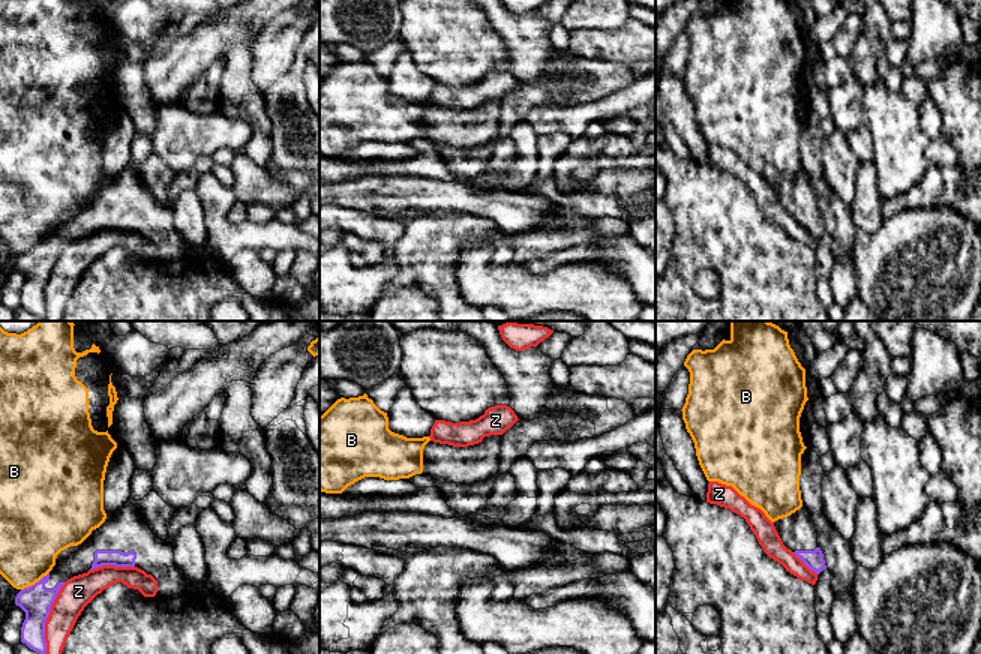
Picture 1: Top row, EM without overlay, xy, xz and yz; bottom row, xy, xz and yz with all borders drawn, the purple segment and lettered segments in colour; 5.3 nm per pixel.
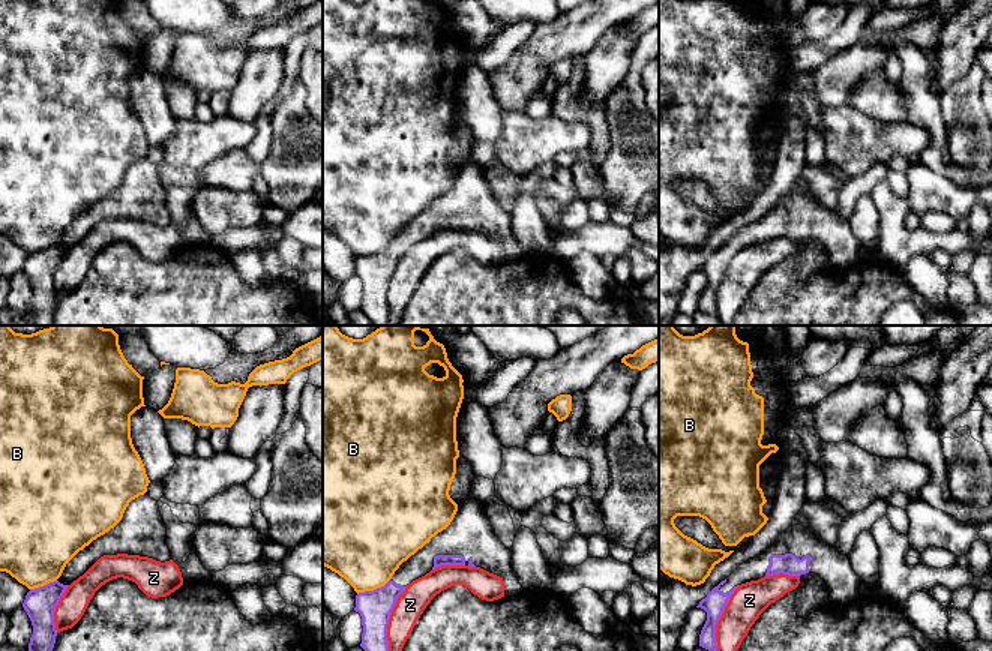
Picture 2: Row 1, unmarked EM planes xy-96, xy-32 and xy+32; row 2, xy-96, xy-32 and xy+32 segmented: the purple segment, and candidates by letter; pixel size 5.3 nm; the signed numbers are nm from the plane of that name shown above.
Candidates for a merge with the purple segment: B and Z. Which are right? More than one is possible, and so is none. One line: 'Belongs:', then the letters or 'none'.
Belongs: none

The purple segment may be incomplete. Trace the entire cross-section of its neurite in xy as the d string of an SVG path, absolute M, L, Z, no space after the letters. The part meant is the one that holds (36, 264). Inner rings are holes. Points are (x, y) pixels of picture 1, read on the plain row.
M130 162L70 220L16 258L15 268L26 276L21 306L45 318L45 286L60 252L68 243L102 230L144 234L158 244L158 261L178 260L189 252L174 226L171 208L153 198Z

